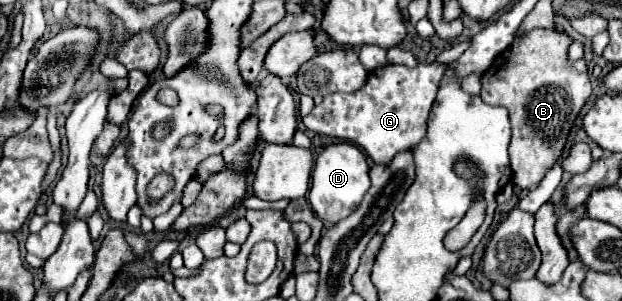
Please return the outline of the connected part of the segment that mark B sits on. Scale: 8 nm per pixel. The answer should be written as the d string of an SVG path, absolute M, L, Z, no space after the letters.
M535 28L529 34L515 38L515 42L493 60L493 64L483 74L481 80L483 102L491 106L503 106L509 110L509 120L513 128L513 138L509 144L513 184L519 186L521 190L537 186L543 180L543 176L553 168L553 164L561 158L571 126L591 96L591 82L589 82L585 60L569 62L567 58L569 44L571 38L566 34L559 34L555 29Z

